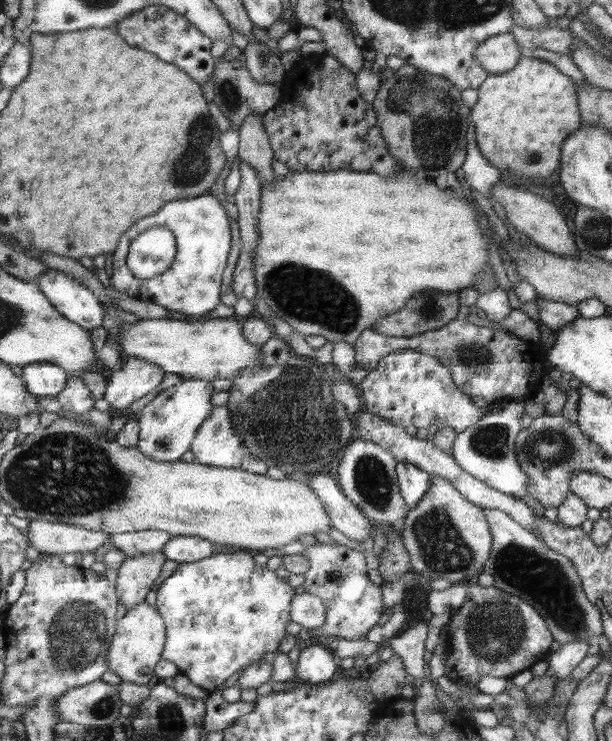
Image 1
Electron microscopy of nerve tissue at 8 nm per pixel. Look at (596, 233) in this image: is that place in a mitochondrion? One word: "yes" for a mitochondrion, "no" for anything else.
yes

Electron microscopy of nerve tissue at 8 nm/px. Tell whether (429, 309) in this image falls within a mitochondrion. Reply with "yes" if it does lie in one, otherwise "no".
yes

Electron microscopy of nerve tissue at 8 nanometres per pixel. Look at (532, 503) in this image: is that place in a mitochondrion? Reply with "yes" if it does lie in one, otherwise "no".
no

